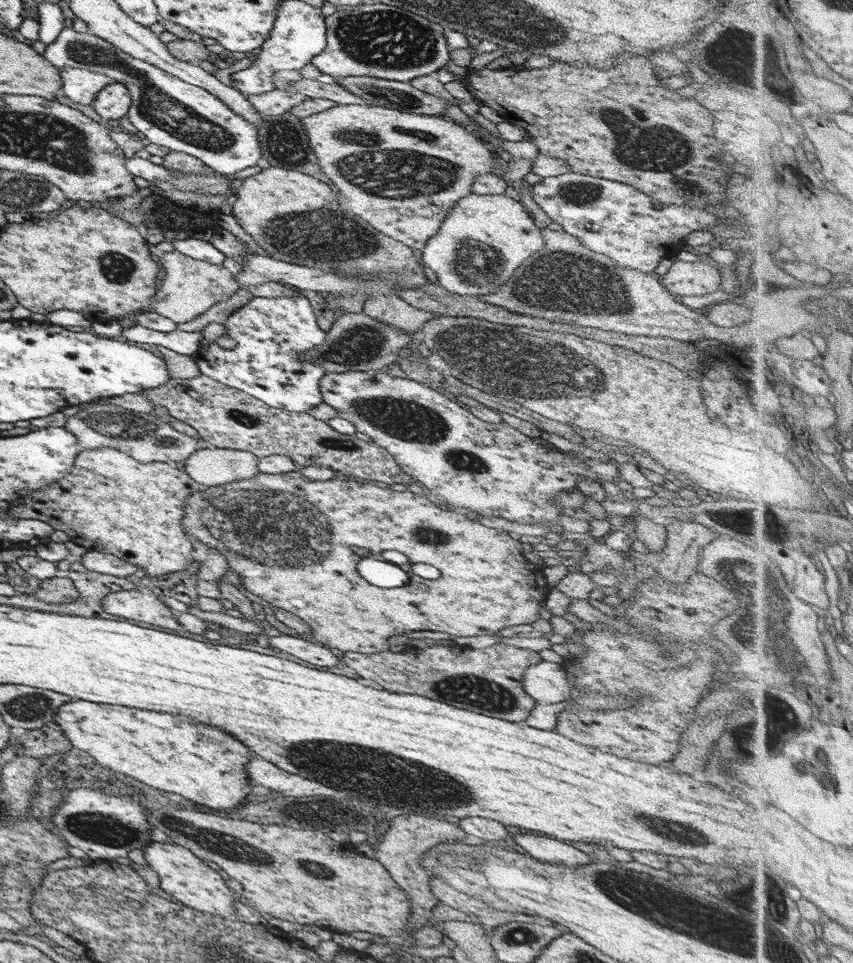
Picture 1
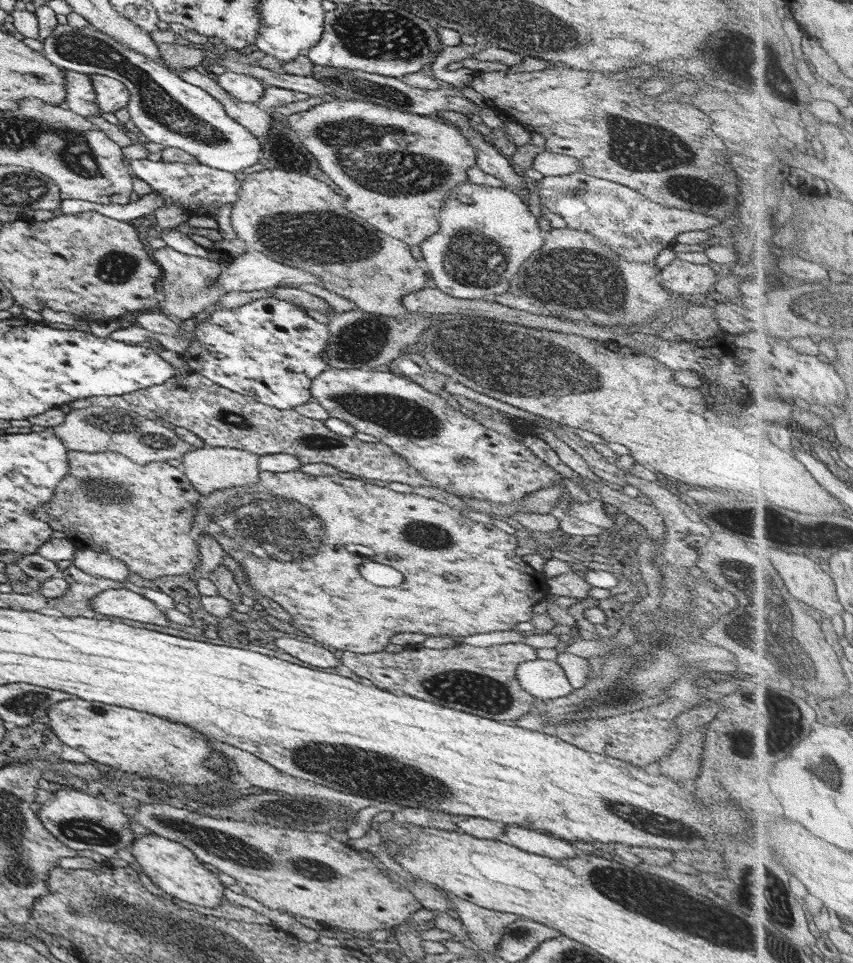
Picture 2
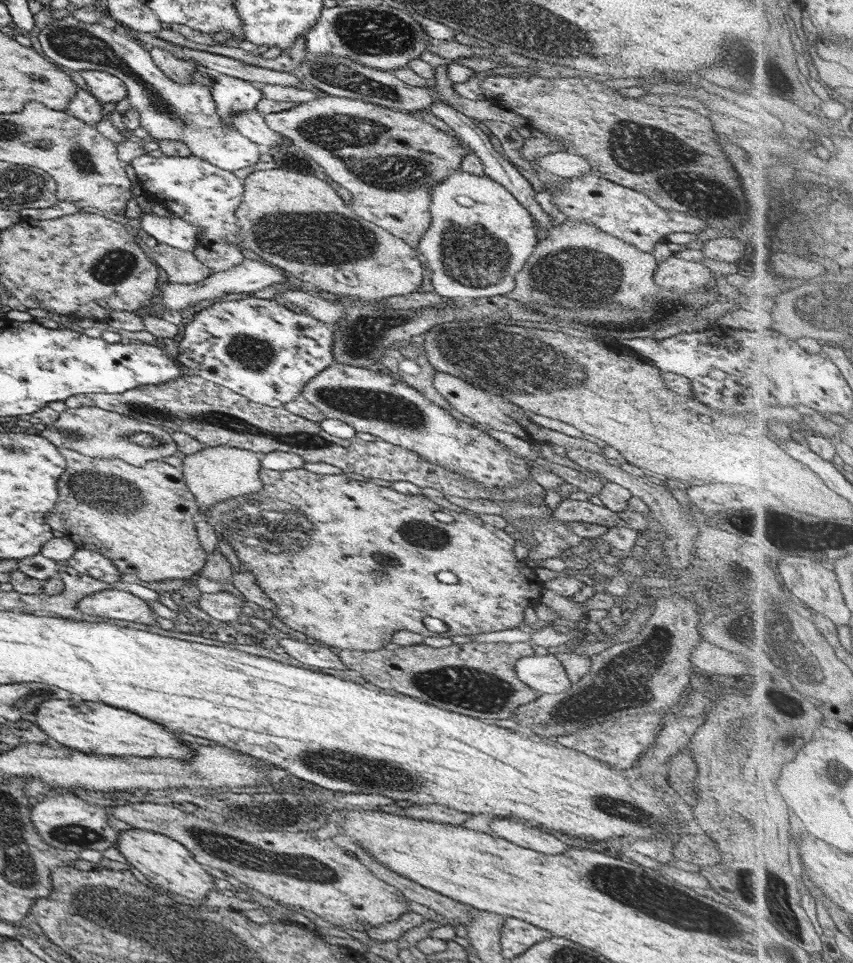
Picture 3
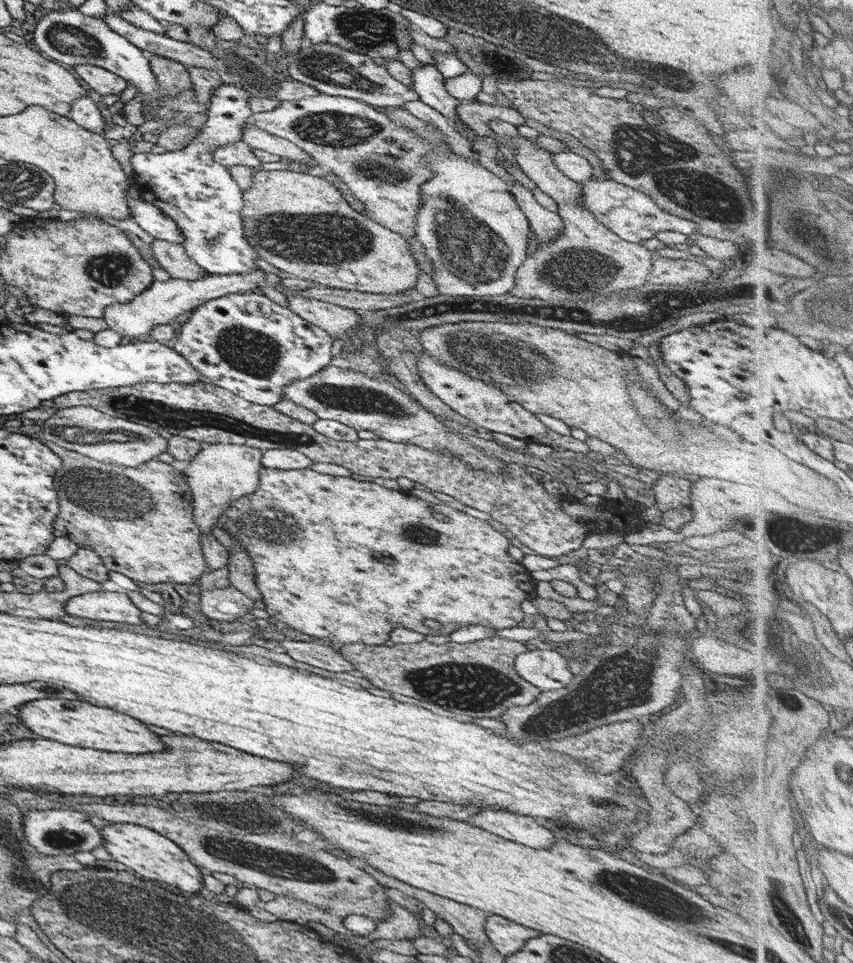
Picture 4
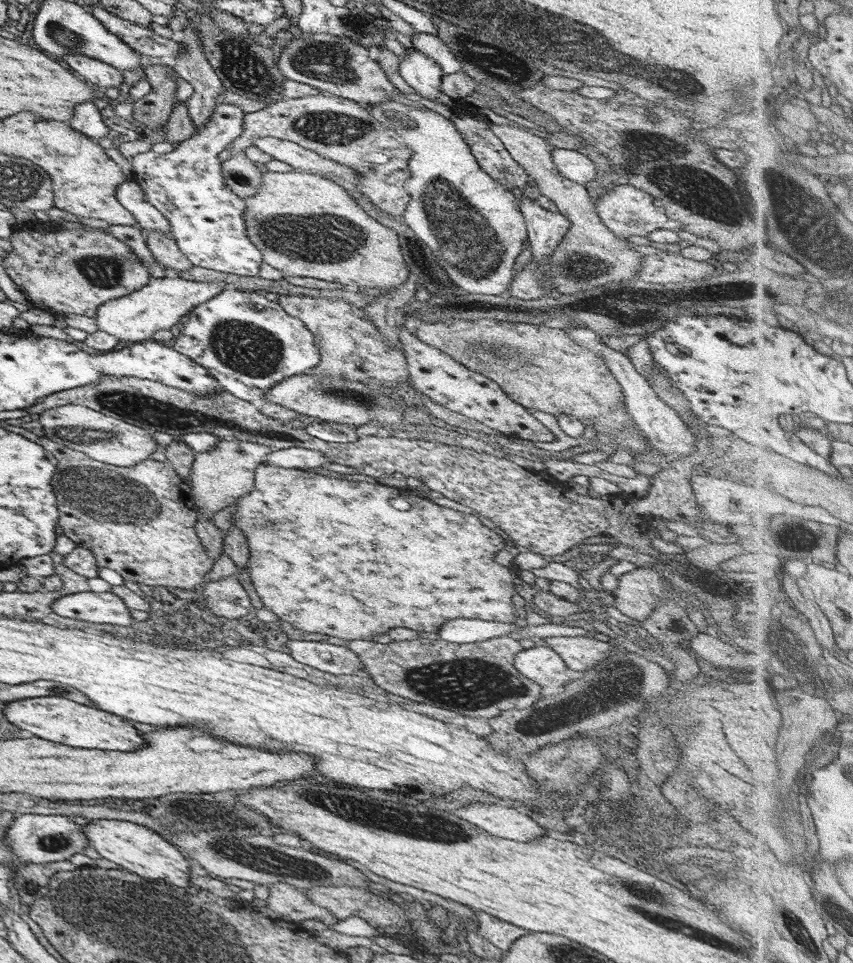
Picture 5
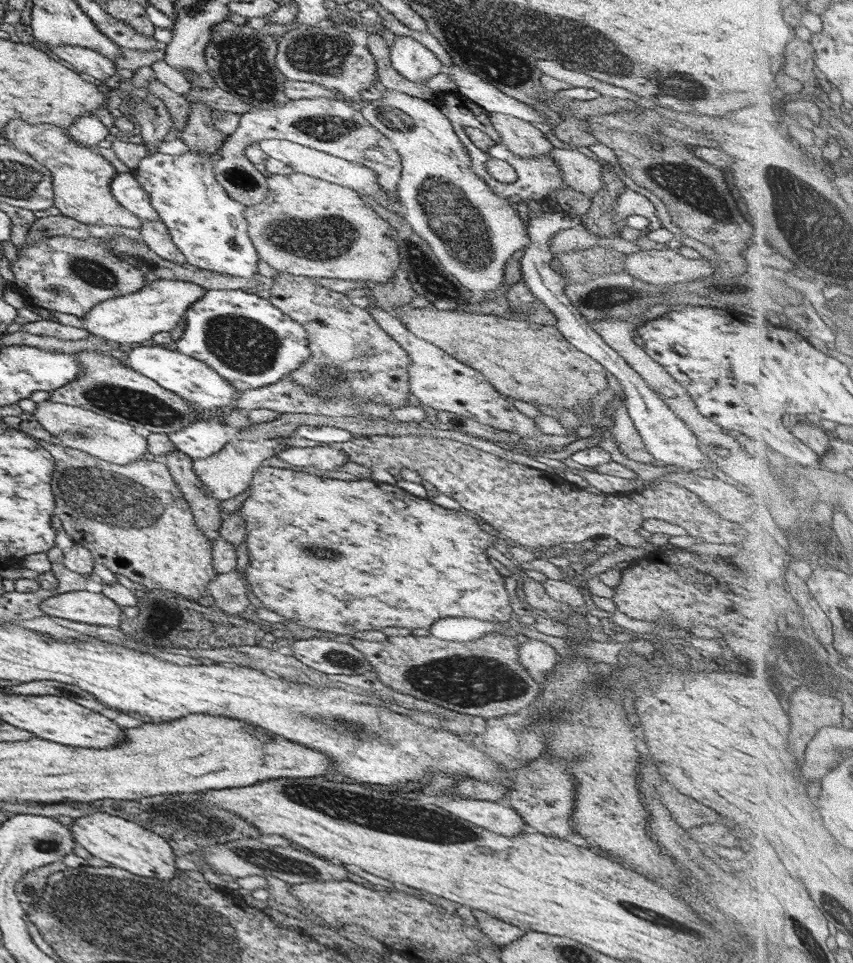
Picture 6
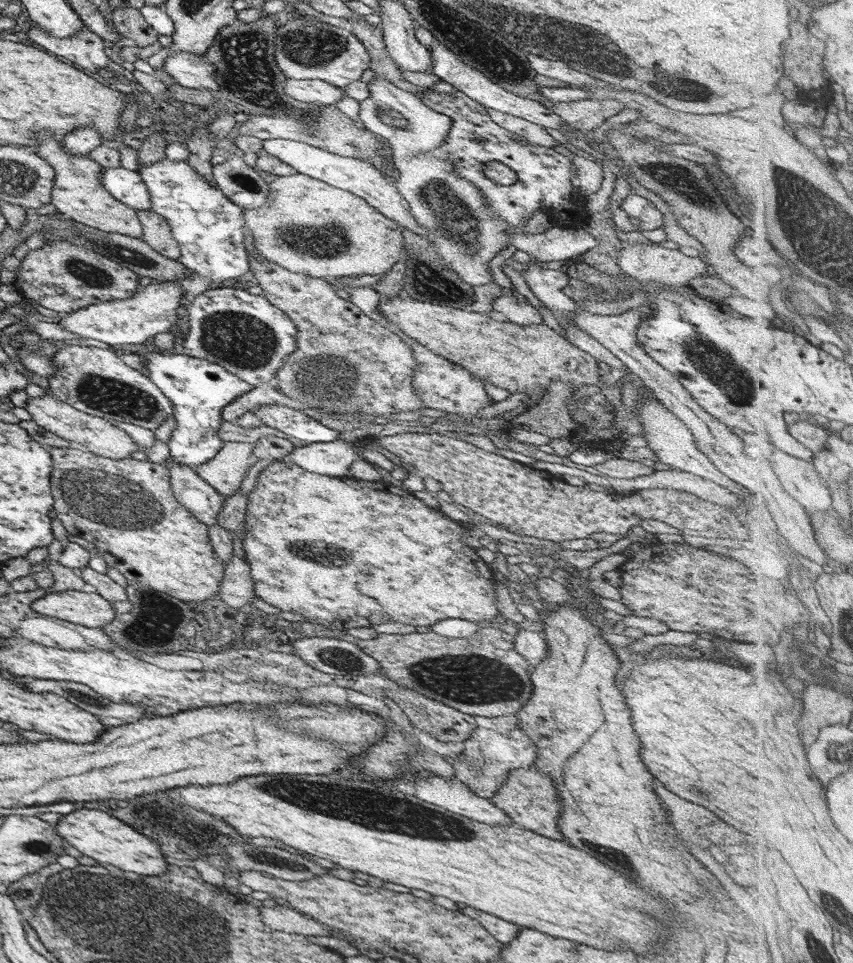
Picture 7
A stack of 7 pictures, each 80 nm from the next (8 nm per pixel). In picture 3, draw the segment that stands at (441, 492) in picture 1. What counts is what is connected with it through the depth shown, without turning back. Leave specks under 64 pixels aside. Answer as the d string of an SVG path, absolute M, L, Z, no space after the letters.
M333 363L310 378L300 390L301 400L321 411L325 419L348 424L357 432L367 432L389 444L417 453L424 461L435 463L444 471L455 471L460 477L479 483L490 491L511 488L531 479L525 469L530 463L498 440L482 433L482 427L471 426L445 412L415 389L372 368Z

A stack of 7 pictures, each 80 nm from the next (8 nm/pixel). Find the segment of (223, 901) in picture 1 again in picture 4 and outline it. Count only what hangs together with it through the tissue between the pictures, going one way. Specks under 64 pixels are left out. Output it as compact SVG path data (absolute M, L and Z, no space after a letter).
M111 823L100 828L102 846L115 862L121 862L130 871L156 884L186 896L195 896L200 888L203 870L197 867L179 848L179 845L154 830L133 823Z

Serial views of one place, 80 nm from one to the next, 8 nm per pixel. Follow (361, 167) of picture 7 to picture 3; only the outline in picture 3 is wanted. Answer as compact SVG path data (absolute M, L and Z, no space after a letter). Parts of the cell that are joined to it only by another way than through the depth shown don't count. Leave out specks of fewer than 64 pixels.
M242 110L232 116L232 126L239 134L257 144L261 149L273 148L284 142L282 136L271 130L262 118L263 114L252 110Z

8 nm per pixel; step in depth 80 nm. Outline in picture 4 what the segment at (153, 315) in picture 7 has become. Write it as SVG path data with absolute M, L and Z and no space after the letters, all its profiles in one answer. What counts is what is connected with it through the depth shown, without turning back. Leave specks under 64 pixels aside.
M259 268L251 272L233 274L208 274L195 280L167 279L165 281L152 280L151 284L131 298L127 304L111 304L103 309L102 318L98 325L120 336L127 336L135 341L143 341L150 334L153 326L160 324L178 323L184 316L197 306L221 298L224 294L245 293L258 291L258 287L264 284L264 272Z

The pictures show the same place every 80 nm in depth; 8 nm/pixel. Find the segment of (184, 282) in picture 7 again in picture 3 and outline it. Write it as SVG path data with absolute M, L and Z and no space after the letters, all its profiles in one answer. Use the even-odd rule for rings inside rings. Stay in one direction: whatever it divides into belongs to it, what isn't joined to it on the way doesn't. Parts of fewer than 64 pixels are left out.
M213 74L213 79L209 95L215 103L215 114L226 126L232 126L232 116L236 112L252 110L262 98L260 90L247 81L224 74ZM145 153L143 156L133 158L130 166L135 172L138 184L142 186L144 197L149 202L152 202L153 205L165 204L175 217L192 224L198 230L192 253L199 262L210 268L213 273L217 273L237 266L244 261L241 253L243 244L238 238L238 226L234 215L242 199L241 179L234 177L232 172L207 164L201 158L195 158L193 155L189 155L187 158L185 156L179 158L163 155L159 158L153 158Z

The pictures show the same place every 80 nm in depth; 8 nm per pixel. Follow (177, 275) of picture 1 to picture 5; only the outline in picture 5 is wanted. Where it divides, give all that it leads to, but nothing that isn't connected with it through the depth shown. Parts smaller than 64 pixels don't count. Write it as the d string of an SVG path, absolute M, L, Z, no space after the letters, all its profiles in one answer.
M143 230L144 242L152 258L165 265L173 272L189 271L191 264L178 249L171 236L156 230Z

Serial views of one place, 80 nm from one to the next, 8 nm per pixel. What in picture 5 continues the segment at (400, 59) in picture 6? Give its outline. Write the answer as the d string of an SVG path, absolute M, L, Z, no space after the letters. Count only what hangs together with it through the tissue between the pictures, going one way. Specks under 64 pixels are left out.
M405 49L405 58L399 59L399 74L417 96L443 106L457 104L439 89L443 75L439 66L416 49Z

